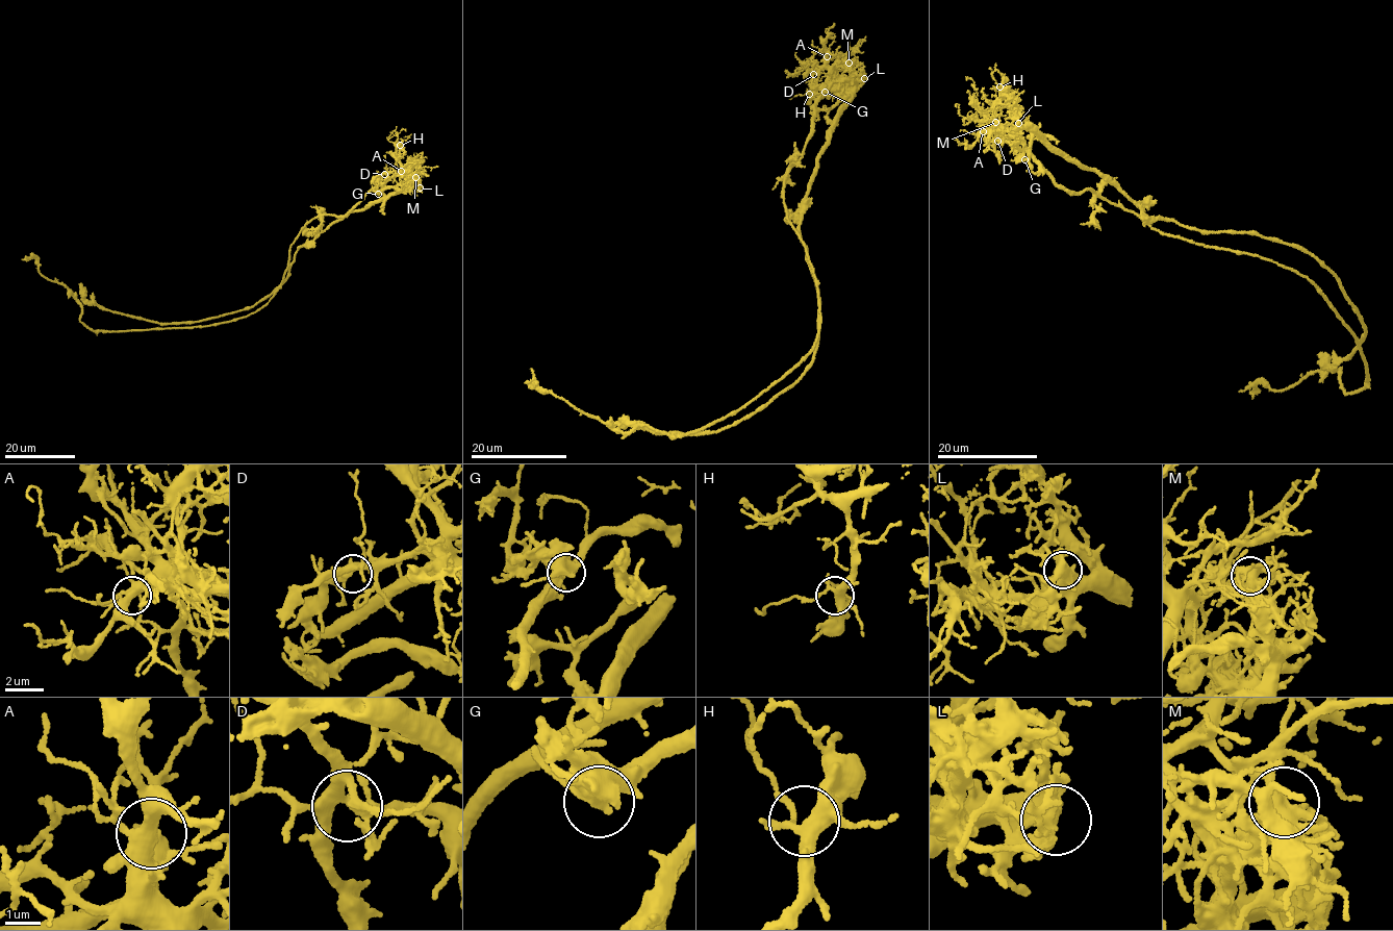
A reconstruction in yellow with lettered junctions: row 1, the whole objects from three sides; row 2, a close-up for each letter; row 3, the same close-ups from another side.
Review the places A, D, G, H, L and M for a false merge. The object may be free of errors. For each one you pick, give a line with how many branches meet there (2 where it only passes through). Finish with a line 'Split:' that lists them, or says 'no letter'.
M: 5 branches meet
Split: M

